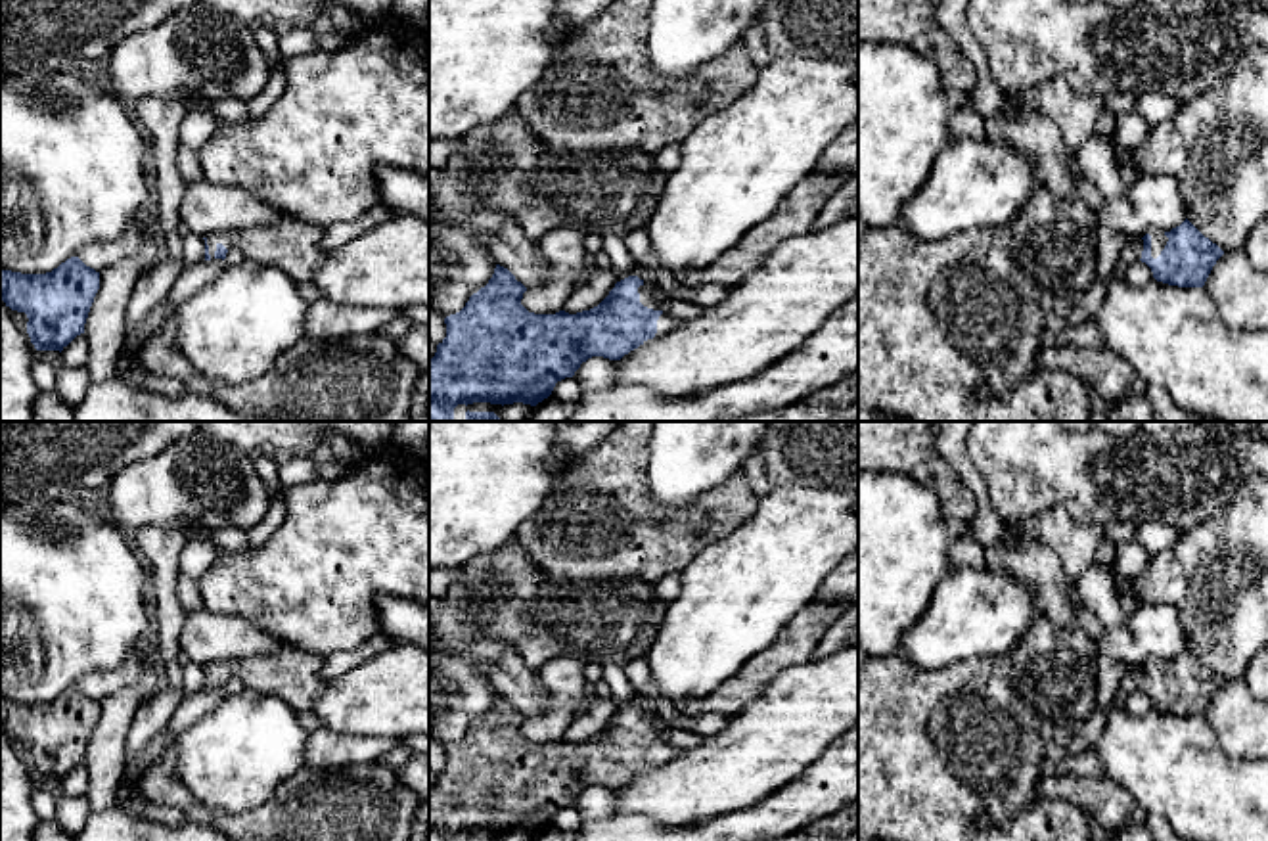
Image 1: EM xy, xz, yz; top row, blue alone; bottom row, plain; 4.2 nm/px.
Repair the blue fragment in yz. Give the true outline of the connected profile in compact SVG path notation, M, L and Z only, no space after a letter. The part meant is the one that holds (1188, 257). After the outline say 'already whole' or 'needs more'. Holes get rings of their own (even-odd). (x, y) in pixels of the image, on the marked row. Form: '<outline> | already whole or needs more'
M1188 218L1170 232L1145 234L1142 262L1157 282L1178 287L1203 287L1224 251Z | needs more

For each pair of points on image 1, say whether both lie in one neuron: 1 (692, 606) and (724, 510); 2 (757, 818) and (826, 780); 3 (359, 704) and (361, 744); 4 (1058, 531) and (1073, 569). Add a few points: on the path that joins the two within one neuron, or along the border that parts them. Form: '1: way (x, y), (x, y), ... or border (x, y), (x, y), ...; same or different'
1: border (749, 518), (703, 546), (679, 571); different
2: way (774, 817), (809, 794); same
3: border (320, 725), (341, 734), (387, 736), (395, 740); different
4: way (1067, 541), (1073, 546), (1073, 560); same

